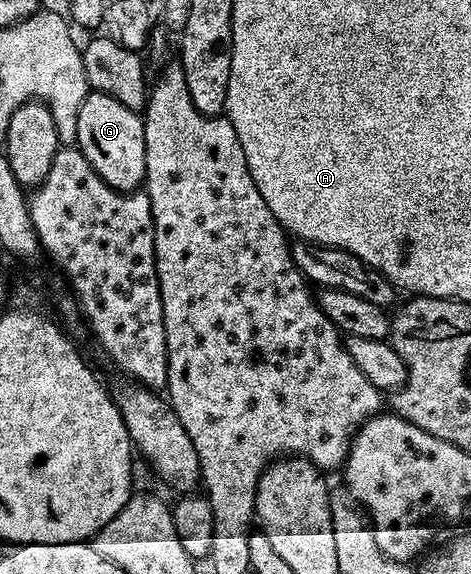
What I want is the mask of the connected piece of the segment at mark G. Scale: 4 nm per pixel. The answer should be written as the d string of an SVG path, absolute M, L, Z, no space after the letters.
M93 91L87 93L77 116L77 132L74 143L79 151L85 154L85 158L93 166L93 170L97 170L100 178L118 192L134 192L146 181L144 138L143 117L140 113L129 110L129 106L121 106L121 102L117 102L117 98L109 98L109 94Z

